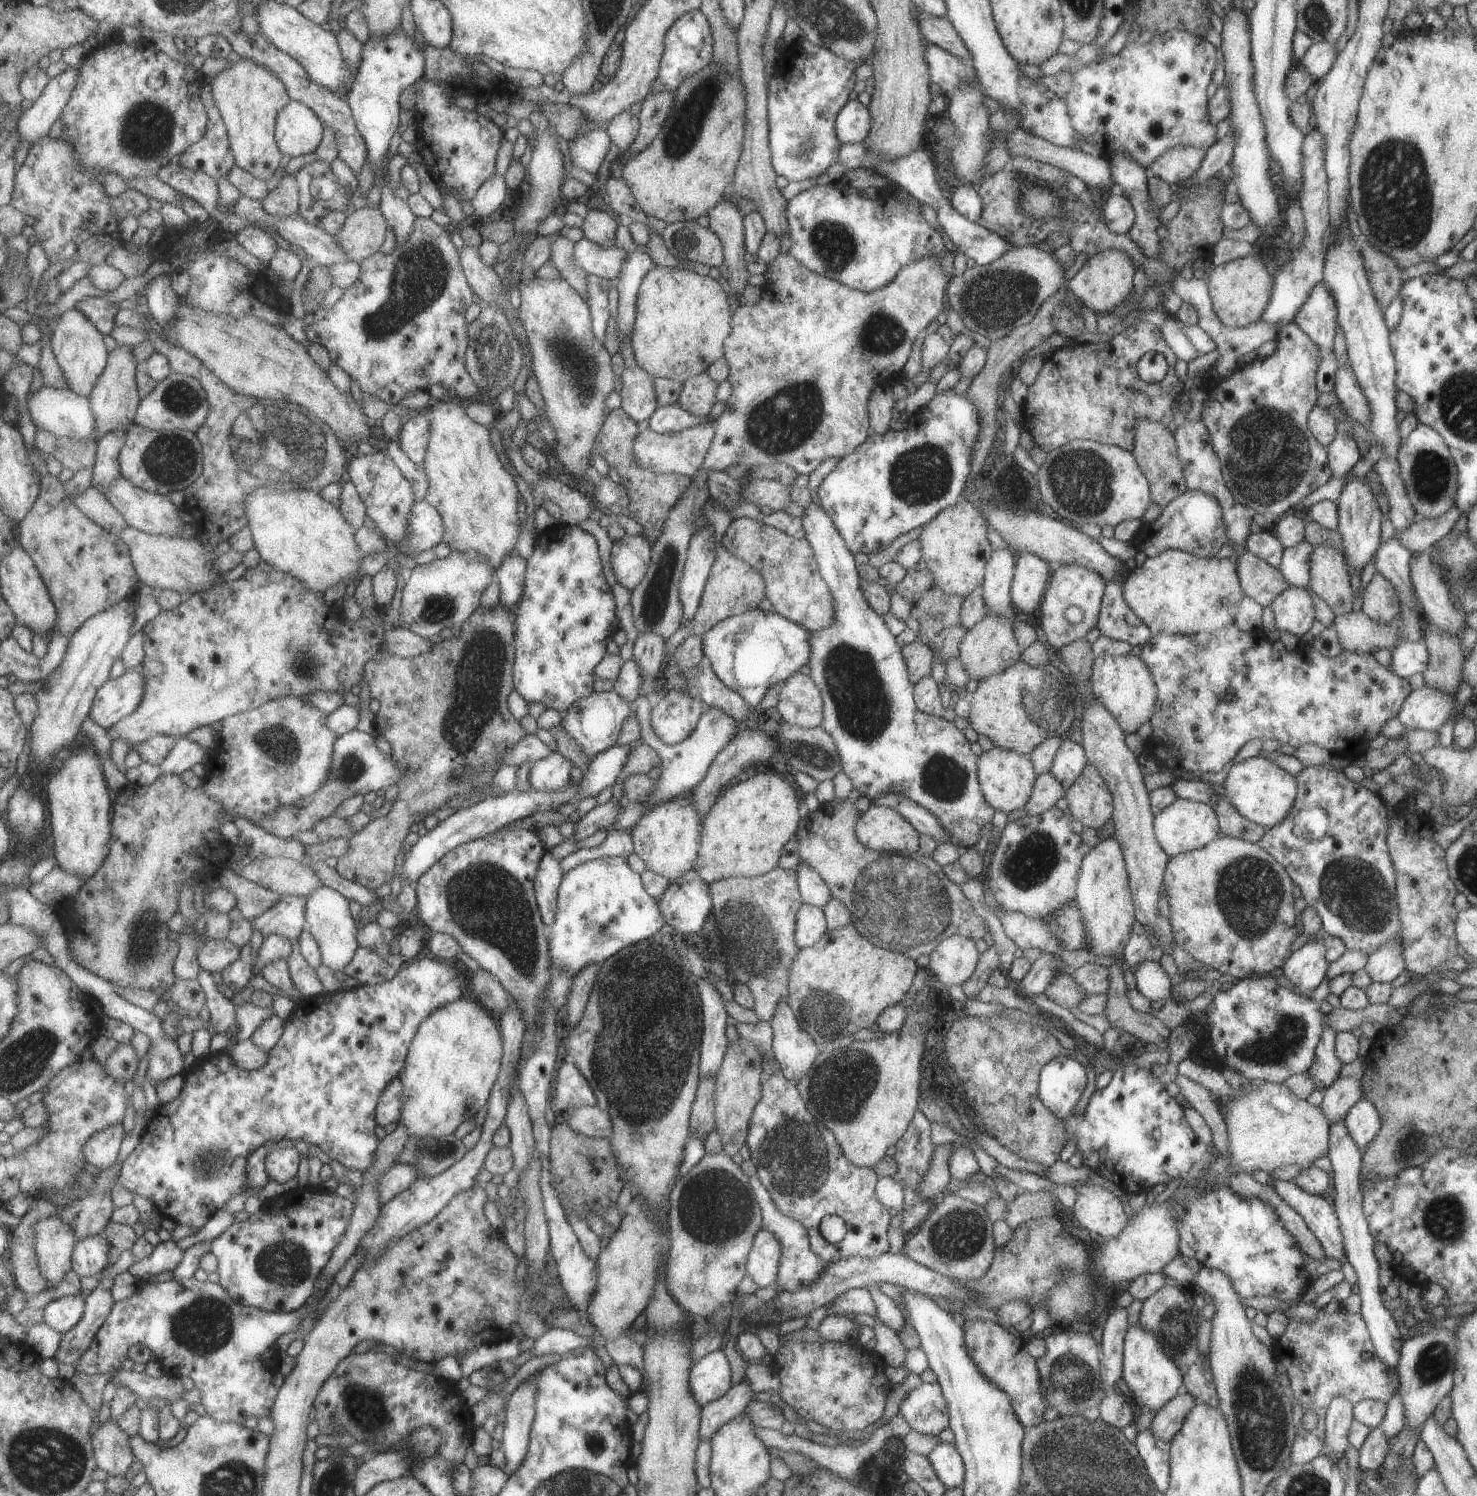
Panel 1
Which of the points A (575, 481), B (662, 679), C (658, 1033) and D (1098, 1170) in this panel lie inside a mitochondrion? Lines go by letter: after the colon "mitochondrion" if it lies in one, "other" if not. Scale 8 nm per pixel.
A: other
B: other
C: mitochondrion
D: other

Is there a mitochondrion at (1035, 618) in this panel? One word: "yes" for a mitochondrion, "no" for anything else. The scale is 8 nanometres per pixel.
no

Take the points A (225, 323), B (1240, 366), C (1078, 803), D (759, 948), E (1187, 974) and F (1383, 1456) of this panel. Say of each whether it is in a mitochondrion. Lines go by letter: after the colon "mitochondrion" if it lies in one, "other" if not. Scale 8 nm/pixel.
A: other
B: other
C: other
D: mitochondrion
E: other
F: other

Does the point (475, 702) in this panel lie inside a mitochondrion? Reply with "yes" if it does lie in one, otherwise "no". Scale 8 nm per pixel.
yes

